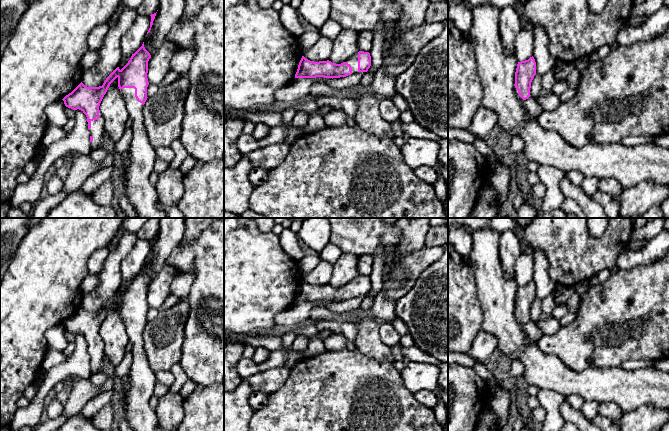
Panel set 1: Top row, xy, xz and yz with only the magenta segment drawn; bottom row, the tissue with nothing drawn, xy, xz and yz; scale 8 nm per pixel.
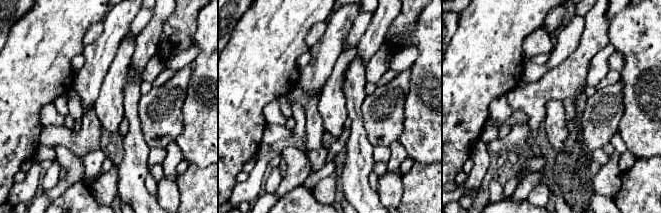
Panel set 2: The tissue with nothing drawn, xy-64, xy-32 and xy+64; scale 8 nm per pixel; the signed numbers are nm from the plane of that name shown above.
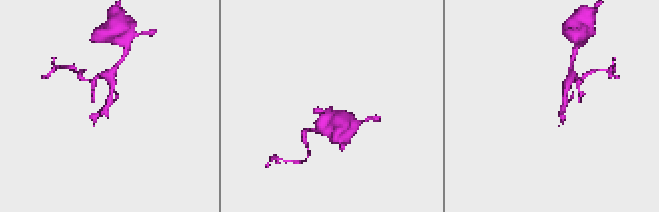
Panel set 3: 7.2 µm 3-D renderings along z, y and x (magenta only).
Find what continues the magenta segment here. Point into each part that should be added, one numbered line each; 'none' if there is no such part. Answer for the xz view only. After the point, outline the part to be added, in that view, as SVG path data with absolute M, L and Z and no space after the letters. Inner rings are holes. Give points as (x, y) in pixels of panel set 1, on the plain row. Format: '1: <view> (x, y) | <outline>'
1: xz (353, 285) | M358 276L346 285L352 292L352 298L358 296Z

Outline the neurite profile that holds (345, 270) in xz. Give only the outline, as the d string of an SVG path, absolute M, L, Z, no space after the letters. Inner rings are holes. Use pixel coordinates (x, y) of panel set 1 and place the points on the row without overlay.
M342 253L333 264L332 277L329 285L341 288L359 276L357 270L358 257L358 255L353 253Z

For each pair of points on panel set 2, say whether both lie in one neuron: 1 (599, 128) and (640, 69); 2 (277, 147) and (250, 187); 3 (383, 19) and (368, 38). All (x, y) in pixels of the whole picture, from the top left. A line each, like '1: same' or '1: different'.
1: different
2: same
3: same

